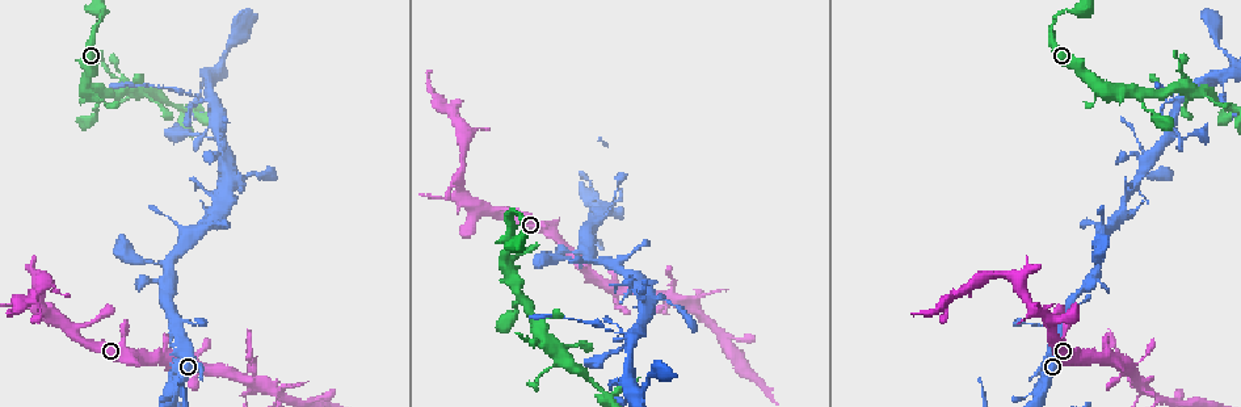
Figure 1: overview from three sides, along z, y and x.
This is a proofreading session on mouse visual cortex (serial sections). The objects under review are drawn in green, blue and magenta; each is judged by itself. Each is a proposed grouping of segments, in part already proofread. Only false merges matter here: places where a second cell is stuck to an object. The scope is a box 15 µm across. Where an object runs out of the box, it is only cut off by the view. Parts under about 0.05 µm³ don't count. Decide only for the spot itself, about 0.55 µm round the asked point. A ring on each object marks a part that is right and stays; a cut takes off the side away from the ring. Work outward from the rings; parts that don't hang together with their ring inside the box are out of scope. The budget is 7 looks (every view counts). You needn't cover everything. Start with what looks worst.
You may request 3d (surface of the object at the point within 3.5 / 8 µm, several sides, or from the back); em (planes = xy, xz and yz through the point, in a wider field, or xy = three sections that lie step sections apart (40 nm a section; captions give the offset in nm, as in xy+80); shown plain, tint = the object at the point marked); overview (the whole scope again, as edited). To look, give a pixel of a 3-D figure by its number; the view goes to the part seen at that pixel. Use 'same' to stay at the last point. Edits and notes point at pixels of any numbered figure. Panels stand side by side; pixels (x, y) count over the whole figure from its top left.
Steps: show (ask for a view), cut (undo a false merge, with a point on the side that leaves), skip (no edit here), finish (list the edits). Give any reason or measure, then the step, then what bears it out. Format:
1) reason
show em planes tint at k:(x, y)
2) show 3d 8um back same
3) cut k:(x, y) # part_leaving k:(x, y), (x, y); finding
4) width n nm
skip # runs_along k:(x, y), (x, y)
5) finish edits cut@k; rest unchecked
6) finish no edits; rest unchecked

show em xy step 1 tint at 1:(560, 360)

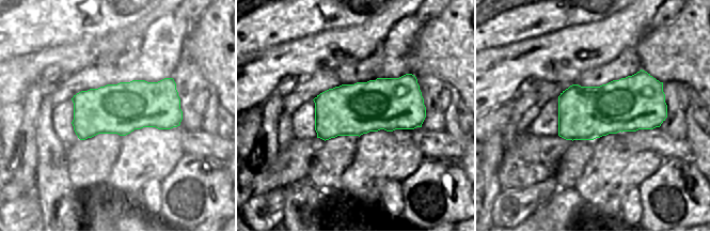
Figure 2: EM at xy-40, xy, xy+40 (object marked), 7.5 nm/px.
see where the arms go
show 3d 3.5um back same

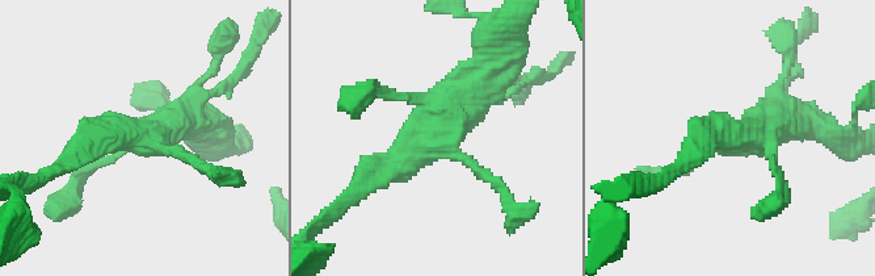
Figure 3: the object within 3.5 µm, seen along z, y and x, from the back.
skip # runs_along 3:(789, 118), (674, 171); continuous, no second cell

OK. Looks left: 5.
three-way junction
show 3d 3.5um at 1:(1176, 104)

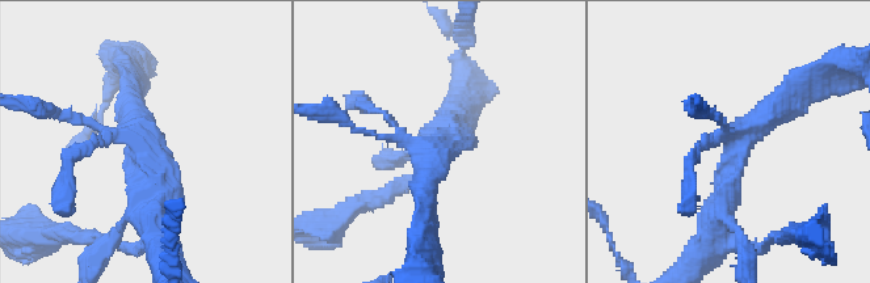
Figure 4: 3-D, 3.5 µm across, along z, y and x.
show em xy step 5 tint at 4:(435, 152)

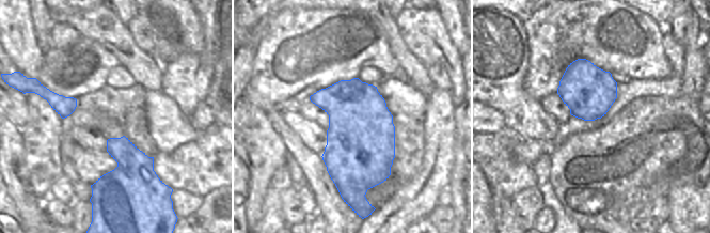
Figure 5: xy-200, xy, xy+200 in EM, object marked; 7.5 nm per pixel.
skip # runs_along 4:(715, 223), (735, 147), (803, 87); continuous, no second cell

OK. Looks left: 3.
four-way junction
show 3d 3.5um back at 1:(246, 382)

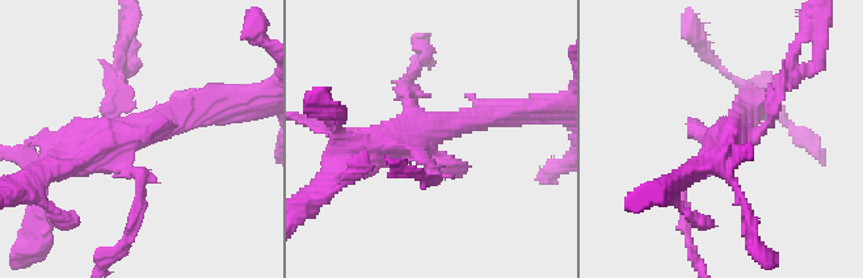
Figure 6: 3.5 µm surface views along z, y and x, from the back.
show em xy step 1 plain at 6:(431, 130)

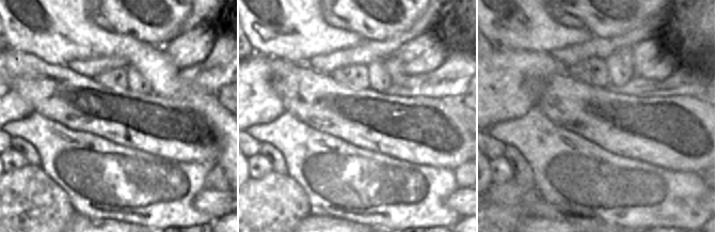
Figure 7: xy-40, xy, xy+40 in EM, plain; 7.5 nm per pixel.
show em xy step 1 tint same

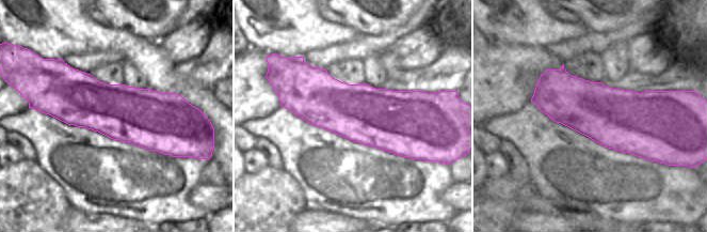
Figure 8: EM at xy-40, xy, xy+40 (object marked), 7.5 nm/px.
skip # continuous, no second cell

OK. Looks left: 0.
finish no edits; rest unchecked

